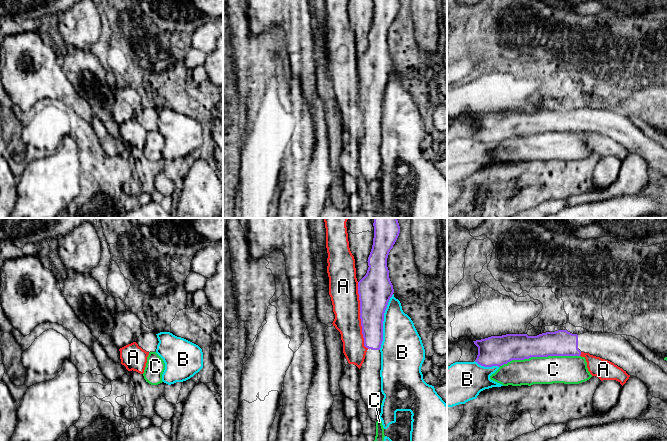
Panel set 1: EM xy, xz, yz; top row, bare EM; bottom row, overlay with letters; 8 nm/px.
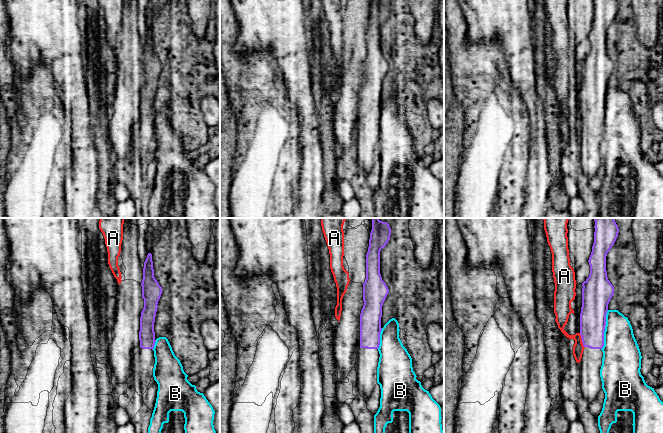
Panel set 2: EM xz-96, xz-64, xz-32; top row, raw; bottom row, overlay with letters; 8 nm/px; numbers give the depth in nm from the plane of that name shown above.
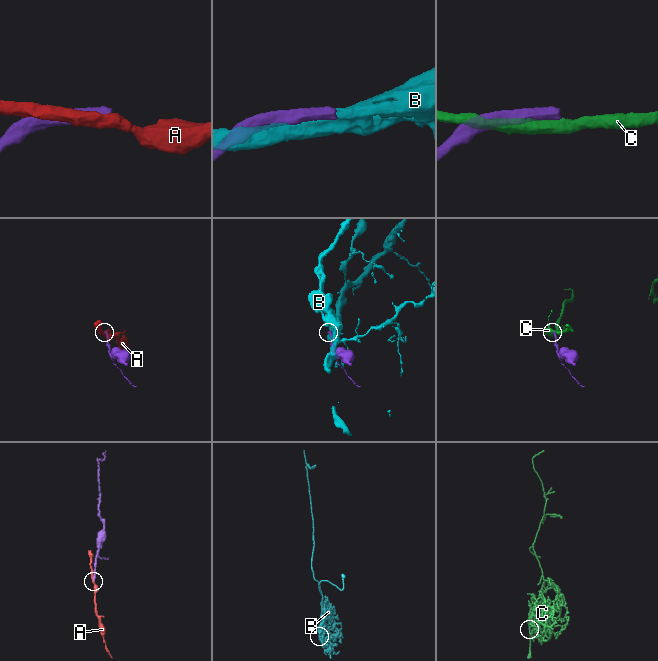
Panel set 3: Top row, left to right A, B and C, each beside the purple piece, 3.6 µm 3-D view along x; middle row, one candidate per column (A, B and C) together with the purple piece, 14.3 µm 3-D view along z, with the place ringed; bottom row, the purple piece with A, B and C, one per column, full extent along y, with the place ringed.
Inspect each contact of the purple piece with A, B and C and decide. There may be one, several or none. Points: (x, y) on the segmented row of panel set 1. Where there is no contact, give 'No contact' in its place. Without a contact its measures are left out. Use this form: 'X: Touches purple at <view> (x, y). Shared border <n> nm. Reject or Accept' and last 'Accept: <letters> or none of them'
A: Touches purple at xz (360, 316). Shared border 550 nm. Reject
B: Touches purple at xz (382, 322). Shared border 460 nm. Reject
C: Touches purple at yz (539, 356). Shared border 650 nm. Reject
Accept: none of them

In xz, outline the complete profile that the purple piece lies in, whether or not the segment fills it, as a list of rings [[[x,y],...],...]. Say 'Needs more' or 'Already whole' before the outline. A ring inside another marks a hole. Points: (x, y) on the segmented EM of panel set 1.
Needs more. [[[374,218],[373,226],[373,245],[367,261],[369,267],[366,275],[358,282],[362,334],[364,346],[368,349],[364,362],[359,369],[359,391],[361,393],[361,398],[368,407],[376,403],[381,393],[380,348],[383,341],[384,313],[394,293],[393,285],[389,278],[387,258],[400,233],[400,226],[397,218]]]

